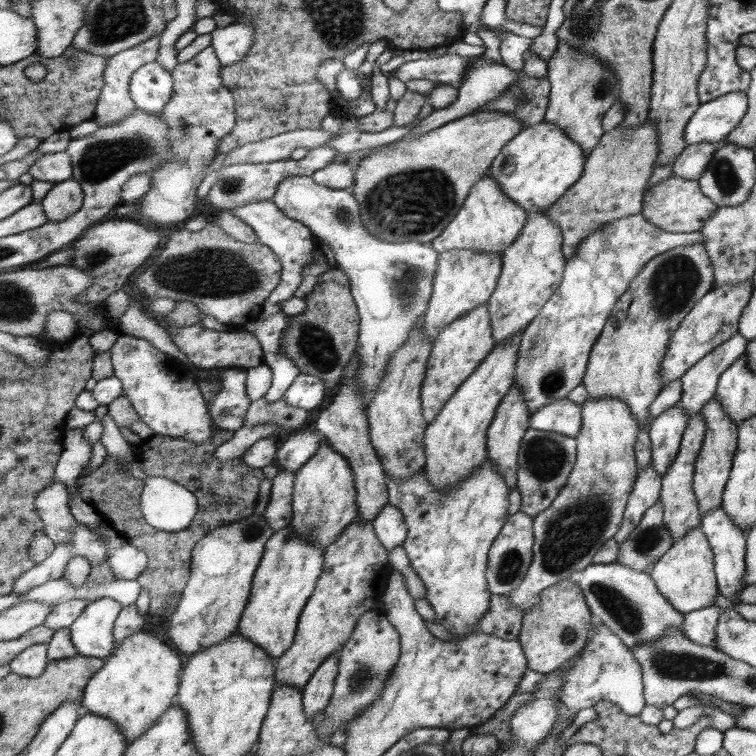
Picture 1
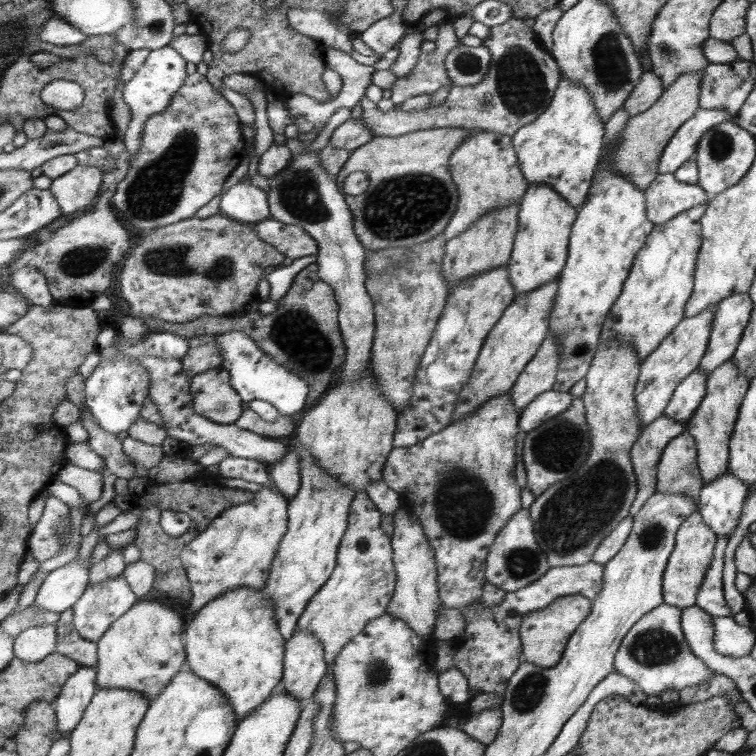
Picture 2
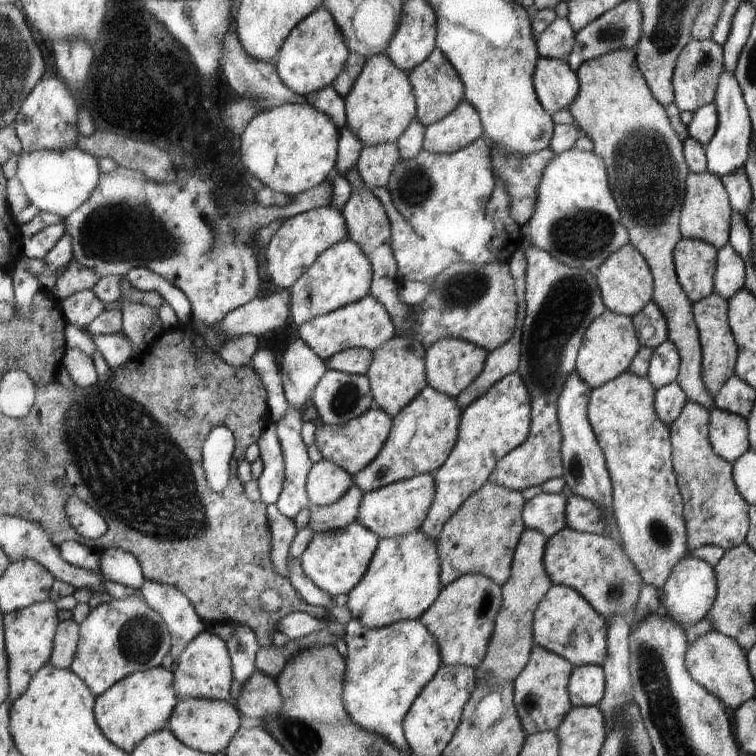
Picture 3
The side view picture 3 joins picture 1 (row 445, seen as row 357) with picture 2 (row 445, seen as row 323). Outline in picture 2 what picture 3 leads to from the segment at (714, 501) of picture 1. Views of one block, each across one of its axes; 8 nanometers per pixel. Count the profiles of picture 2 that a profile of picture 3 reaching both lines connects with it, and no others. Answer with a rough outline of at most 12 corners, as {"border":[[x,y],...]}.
{"border":[[729,357],[685,421],[703,484],[728,470],[747,377]]}

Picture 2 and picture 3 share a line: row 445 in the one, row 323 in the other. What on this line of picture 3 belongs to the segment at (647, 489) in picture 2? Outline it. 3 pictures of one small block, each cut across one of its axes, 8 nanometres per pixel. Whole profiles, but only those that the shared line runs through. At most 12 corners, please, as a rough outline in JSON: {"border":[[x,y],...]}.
{"border":[[649,301],[631,316],[640,346],[667,339],[665,320]]}

